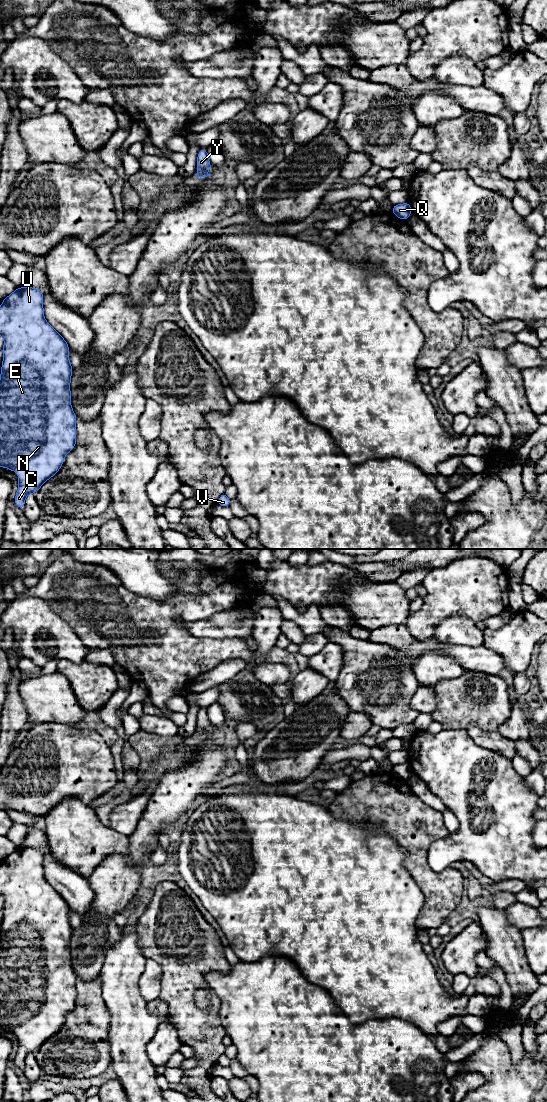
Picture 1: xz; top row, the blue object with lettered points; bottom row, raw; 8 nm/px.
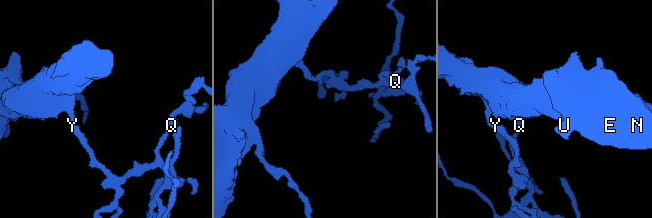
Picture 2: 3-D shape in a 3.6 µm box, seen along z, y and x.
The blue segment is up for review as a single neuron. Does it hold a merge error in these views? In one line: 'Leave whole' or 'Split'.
Leave whole

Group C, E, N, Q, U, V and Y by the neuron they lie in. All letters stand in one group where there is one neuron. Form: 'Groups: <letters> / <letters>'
Groups: C E N Q U V Y

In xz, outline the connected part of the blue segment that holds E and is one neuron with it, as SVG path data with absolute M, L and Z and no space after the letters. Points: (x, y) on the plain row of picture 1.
M18 847L7 856L0 866L0 895L4 898L3 921L0 934L0 1027L5 1027L18 1034L19 1047L14 1062L18 1068L24 1070L26 1056L39 1051L40 1047L60 1030L65 1015L76 1005L76 979L71 966L70 943L73 928L69 921L69 905L65 899L44 878L43 853L33 847Z

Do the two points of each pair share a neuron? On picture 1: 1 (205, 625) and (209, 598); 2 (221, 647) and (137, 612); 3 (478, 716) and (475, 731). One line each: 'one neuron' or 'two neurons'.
1: two neurons
2: one neuron
3: two neurons

